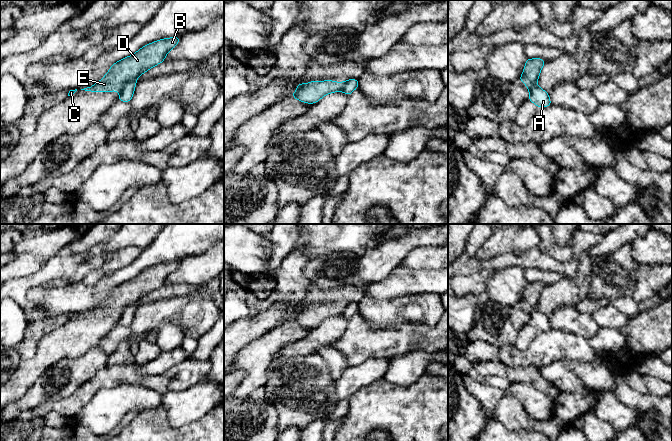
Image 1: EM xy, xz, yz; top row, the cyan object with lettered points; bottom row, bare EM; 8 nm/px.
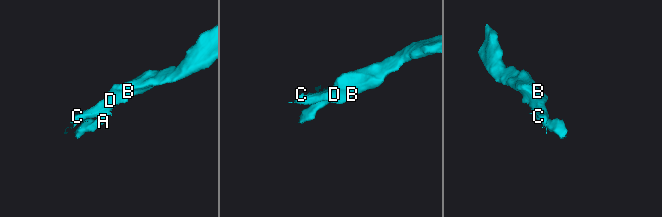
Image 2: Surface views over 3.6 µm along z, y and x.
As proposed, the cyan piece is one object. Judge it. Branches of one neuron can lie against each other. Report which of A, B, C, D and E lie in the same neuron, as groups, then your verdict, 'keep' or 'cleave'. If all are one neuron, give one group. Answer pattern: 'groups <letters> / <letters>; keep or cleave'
groups A / B C D E; cleave

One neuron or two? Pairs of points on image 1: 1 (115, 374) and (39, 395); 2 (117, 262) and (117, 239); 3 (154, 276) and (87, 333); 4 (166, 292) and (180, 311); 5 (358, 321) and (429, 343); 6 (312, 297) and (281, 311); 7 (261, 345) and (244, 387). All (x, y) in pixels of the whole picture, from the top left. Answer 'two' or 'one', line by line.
1: two
2: two
3: one
4: two
5: one
6: two
7: one

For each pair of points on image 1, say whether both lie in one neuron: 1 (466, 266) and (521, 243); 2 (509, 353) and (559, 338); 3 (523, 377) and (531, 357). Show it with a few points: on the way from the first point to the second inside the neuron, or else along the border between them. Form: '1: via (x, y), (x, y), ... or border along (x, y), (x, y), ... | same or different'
1: border along (504, 254), (499, 254), (483, 261), (476, 257) | different
2: via (521, 355), (538, 354), (547, 347) | same
3: border along (539, 367), (527, 365), (516, 369) | different

